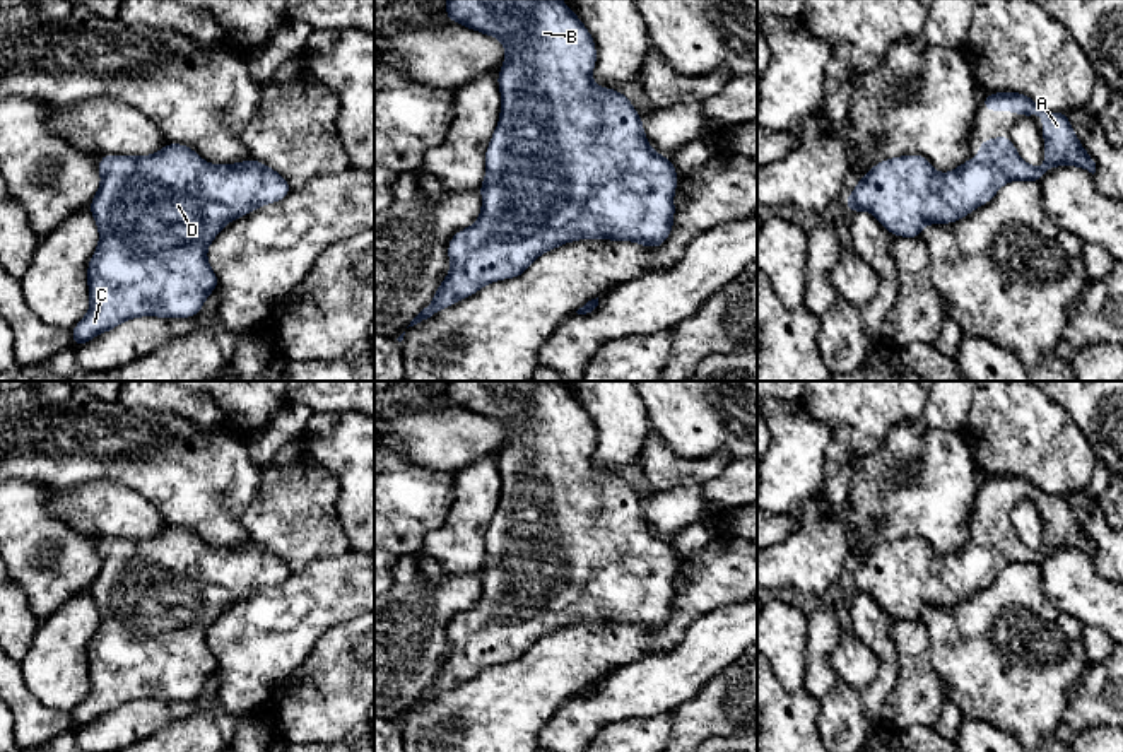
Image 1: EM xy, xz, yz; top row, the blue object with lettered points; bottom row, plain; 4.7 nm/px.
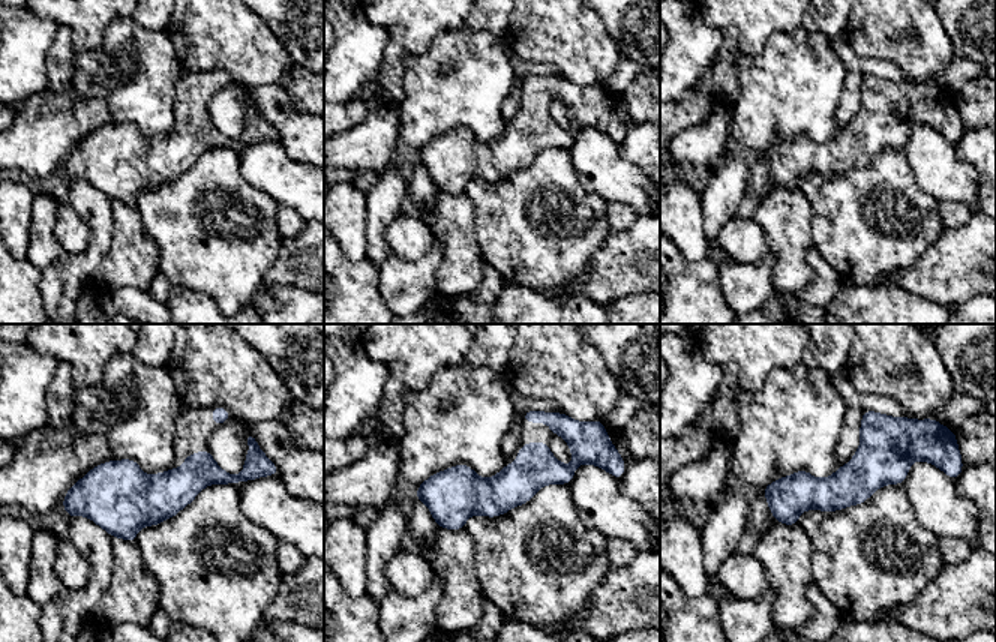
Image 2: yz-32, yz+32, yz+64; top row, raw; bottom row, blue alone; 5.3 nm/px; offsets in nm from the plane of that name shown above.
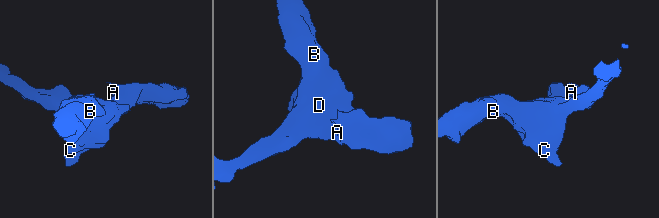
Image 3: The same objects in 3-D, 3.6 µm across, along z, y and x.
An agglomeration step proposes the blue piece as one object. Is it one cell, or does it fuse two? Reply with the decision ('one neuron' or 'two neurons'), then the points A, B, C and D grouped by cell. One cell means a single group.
one neuron; groups A B C D

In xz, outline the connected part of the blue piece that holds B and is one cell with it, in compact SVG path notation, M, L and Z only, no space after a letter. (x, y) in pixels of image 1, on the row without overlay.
M446 381L446 402L458 405L472 414L497 420L506 434L506 443L497 456L497 468L501 473L501 497L499 506L492 516L491 526L485 532L487 557L482 564L482 593L473 608L460 612L448 626L450 656L439 667L434 682L424 690L409 709L431 701L434 696L443 694L458 684L470 680L487 667L494 667L501 661L516 661L523 658L528 649L545 634L556 632L561 627L578 622L610 622L610 624L634 624L641 629L660 631L672 615L673 610L673 576L677 573L677 554L670 540L658 538L648 526L641 499L631 487L629 480L619 475L619 472L598 470L593 461L593 451L597 446L597 429L591 415L578 402L573 391L564 388L561 381Z

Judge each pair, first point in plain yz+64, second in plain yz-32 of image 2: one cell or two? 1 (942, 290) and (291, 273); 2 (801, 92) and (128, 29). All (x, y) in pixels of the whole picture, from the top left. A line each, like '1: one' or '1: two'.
1: one
2: one

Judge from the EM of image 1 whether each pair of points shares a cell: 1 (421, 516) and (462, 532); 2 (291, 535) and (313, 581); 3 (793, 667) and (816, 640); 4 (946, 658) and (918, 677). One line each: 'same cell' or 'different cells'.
1: different cells
2: different cells
3: different cells
4: different cells

